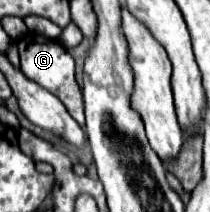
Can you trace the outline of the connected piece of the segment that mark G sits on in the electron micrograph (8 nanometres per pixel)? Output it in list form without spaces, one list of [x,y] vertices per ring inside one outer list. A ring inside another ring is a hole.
[[[24,35],[22,39],[16,41],[18,53],[20,53],[20,69],[22,73],[60,97],[60,101],[66,105],[68,113],[76,119],[80,127],[84,127],[84,109],[82,109],[82,91],[80,85],[74,77],[74,57],[66,51],[64,45],[60,45],[54,39],[46,39],[42,35]]]

